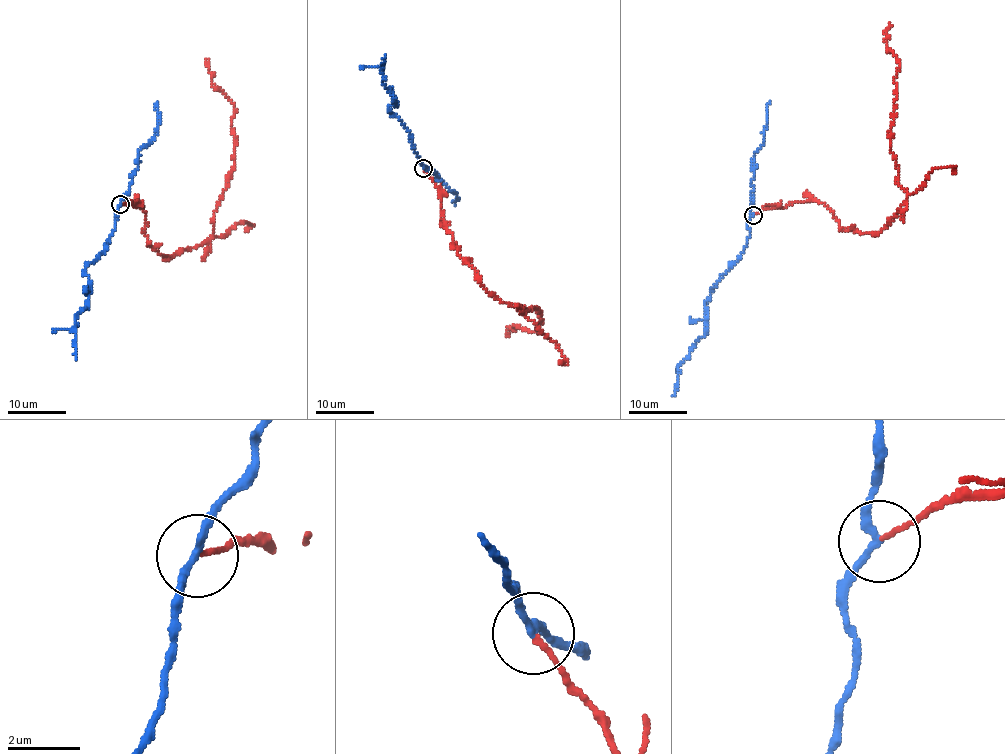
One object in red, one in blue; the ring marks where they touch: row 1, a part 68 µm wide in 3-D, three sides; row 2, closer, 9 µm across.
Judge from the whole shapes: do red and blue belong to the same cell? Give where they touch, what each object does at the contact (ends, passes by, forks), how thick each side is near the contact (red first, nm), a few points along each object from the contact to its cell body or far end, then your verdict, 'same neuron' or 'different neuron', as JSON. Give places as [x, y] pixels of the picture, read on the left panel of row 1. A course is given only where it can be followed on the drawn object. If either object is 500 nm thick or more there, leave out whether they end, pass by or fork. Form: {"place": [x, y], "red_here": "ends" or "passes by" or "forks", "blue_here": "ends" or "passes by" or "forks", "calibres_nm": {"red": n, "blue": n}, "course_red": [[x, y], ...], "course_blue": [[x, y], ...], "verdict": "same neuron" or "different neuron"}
{"place": [120, 204], "red_here": "ends", "blue_here": "passes by", "calibres_nm": {"red": 120, "blue": 180}, "course_red": [[121, 204], [146, 213], [148, 244], [165, 258], [212, 233], [236, 137], [234, 107], [206, 59]], "course_blue": [[120, 204], [107, 249], [83, 274], [89, 282], [88, 305], [76, 321], [75, 359]], "verdict": "different neuron"}

